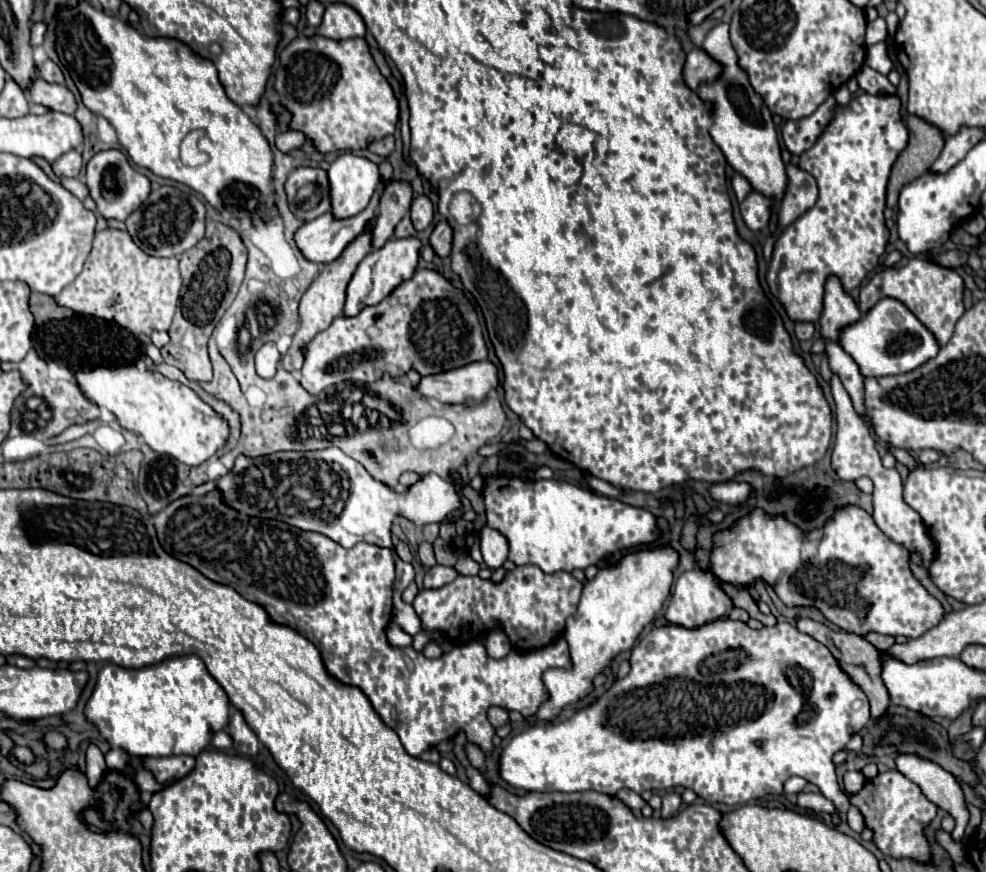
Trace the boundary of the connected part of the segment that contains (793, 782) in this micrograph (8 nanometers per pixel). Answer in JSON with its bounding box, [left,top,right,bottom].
[783,776,805,794]

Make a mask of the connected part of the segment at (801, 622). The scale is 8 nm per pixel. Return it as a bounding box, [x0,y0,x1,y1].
[797,616,889,718]

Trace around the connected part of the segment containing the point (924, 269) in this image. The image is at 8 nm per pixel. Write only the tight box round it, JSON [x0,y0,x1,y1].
[859,258,965,346]

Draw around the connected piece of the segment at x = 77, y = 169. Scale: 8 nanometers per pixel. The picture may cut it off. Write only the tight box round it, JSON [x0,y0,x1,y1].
[51,150,83,178]

